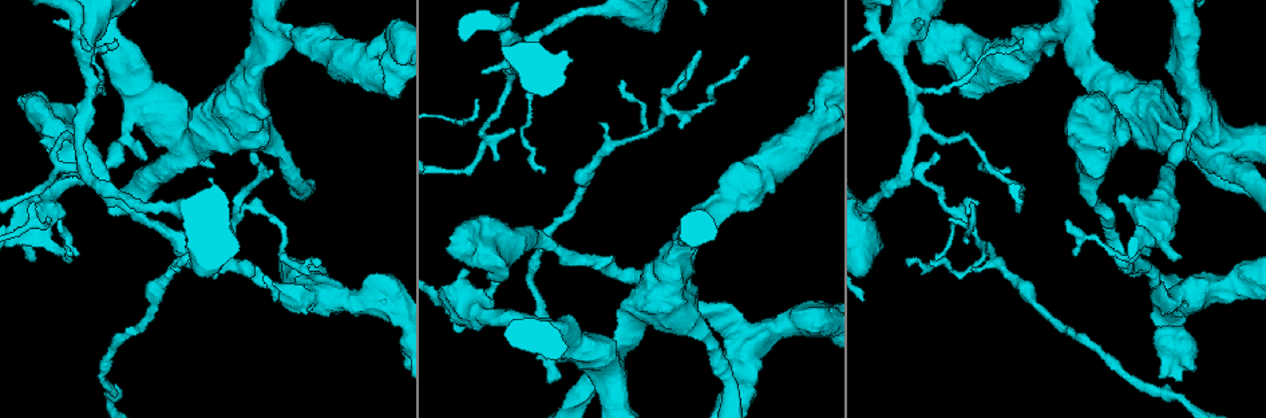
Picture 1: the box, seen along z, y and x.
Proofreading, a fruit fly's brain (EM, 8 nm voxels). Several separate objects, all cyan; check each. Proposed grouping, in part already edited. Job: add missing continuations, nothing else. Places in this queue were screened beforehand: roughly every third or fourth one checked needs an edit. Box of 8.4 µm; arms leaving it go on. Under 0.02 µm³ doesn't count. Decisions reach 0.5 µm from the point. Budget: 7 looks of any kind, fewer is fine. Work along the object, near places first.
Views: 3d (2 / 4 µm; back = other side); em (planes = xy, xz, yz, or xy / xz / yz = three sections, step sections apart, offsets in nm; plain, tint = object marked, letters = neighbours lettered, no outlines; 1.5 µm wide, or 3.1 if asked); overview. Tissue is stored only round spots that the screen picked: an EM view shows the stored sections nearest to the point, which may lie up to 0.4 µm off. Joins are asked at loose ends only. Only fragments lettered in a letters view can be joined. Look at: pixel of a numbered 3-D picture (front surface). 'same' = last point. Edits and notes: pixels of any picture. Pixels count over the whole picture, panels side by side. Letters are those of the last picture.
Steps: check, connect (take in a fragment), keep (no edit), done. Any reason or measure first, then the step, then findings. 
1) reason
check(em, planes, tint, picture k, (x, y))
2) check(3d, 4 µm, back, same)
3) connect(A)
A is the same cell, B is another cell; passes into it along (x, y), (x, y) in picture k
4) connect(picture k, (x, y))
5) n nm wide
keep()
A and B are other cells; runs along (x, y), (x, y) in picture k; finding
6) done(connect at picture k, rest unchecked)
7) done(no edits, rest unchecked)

free end
check(em, yz, step 4, letters, picture 1, (114, 41))

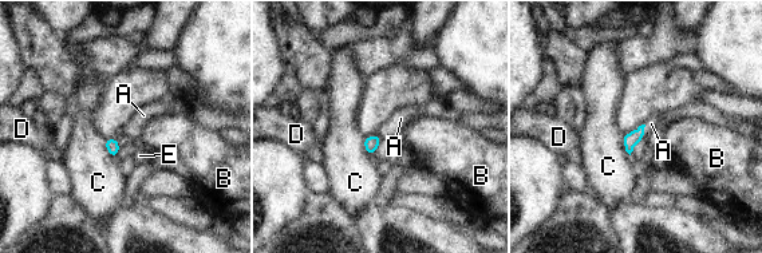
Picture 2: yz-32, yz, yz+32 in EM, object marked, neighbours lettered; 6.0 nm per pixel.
C touches over 140 nm
connect(picture 2, (651, 123))
A is the same cell, B, C, D and E are other cells; the cell continues

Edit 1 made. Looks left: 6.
redraw
check(overview)

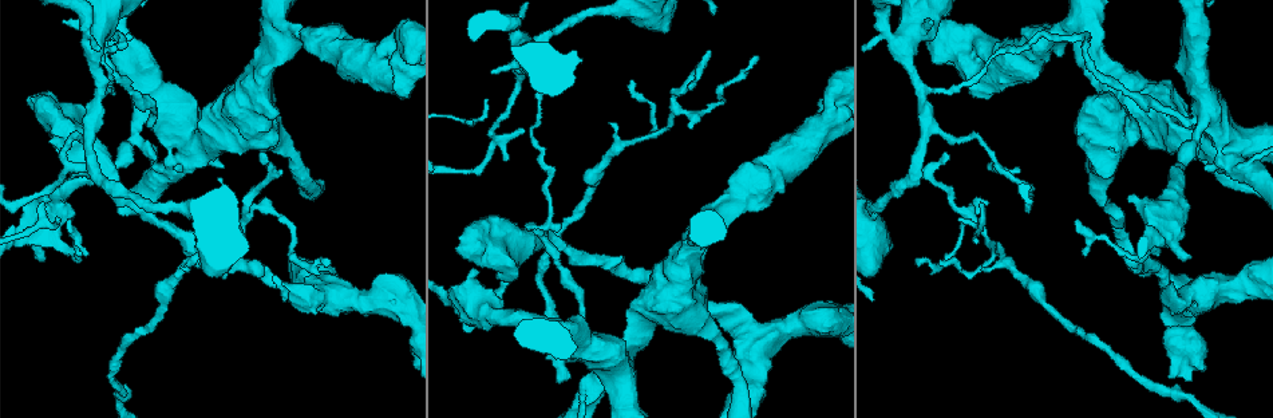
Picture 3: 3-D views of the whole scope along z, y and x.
check(3d, 4 µm, picture 3, (708, 52))

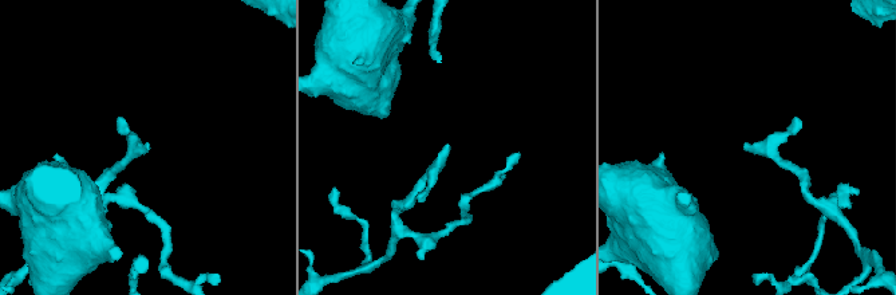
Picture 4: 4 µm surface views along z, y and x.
now the EM
check(em, planes, letters, picture 4, (743, 147))

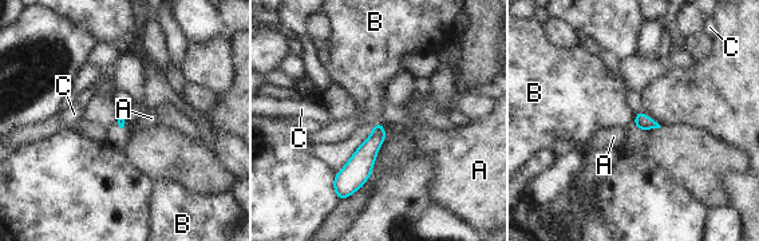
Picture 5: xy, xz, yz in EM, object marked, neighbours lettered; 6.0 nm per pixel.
keep()
A, B and C are other cells; none of them fits

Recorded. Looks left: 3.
done(connect at picture 2, rest unchecked)

